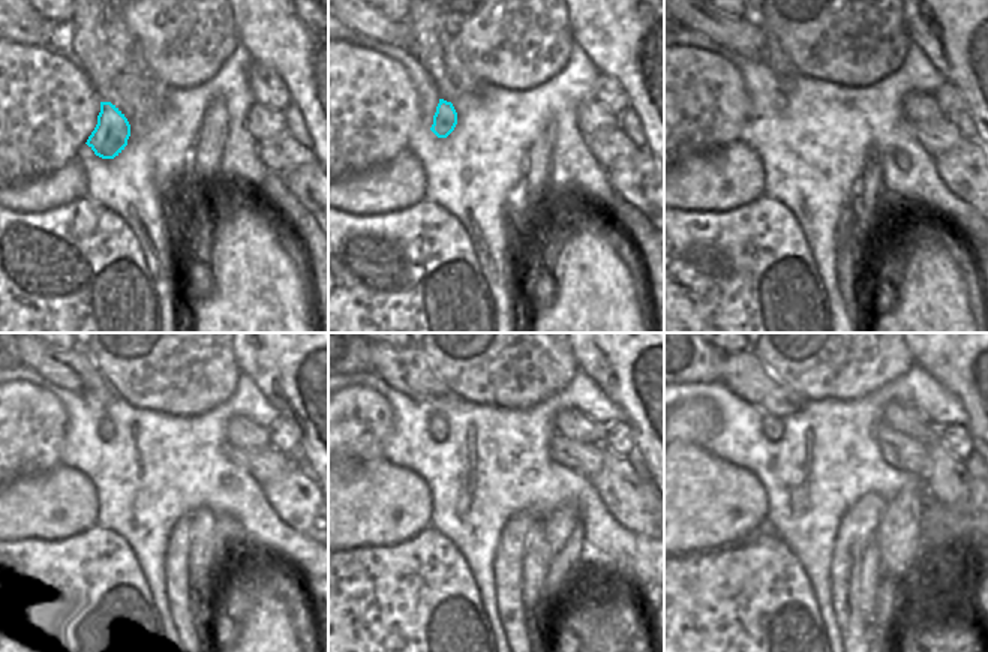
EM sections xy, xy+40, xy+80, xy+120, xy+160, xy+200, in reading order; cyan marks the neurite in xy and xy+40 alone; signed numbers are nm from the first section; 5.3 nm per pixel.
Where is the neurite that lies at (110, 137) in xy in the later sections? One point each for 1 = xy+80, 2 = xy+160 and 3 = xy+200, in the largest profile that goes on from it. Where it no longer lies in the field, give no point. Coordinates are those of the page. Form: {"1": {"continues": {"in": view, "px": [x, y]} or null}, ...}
{"1": {"continues": {"in": "xy+80", "px": [780, 99]}}, "2": {"continues": {"in": "xy+160", "px": [438, 426]}}, "3": {"continues": {"in": "xy+200", "px": [772, 426]}}}

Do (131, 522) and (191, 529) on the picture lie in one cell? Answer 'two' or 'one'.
two

